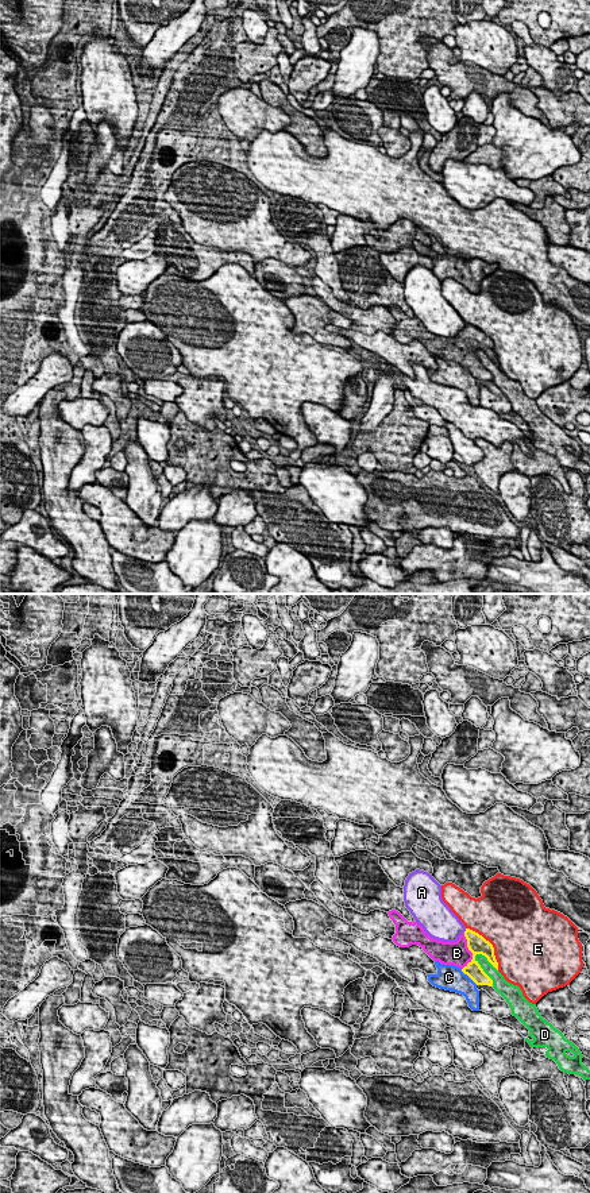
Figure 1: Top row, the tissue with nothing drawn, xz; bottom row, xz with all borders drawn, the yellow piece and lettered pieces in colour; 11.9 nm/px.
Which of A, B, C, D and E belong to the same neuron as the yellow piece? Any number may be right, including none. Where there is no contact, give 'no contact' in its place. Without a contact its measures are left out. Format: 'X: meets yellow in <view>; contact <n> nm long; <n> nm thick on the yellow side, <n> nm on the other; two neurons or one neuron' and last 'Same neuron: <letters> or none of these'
A: meets yellow in xz; contact 70 nm long; 220 nm thick on the yellow side, 360 nm on the other; two neurons
B: meets yellow in xz; contact 440 nm long; 220 nm thick on the yellow side, 280 nm on the other; one neuron
C: meets yellow in xz; contact 280 nm long; 190 nm thick on the yellow side, 300 nm on the other; two neurons
D: meets yellow in xz; contact 440 nm long; 190 nm thick on the yellow side, 160 nm on the other; two neurons
E: meets yellow in xz; contact 650 nm long; 220 nm thick on the yellow side, 500 nm on the other; two neurons
Same neuron: B

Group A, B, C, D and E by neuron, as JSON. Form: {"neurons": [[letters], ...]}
{"neurons": [["A"], ["B"], ["C"], ["D"], ["E"]]}

